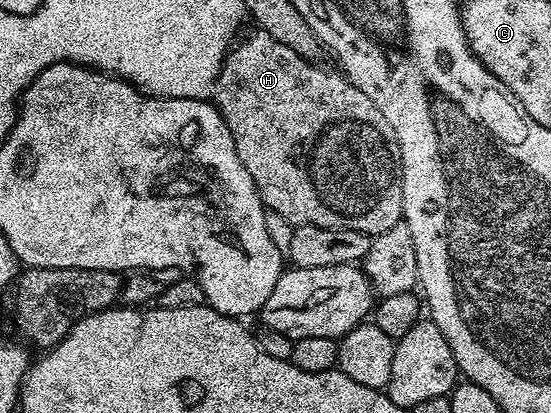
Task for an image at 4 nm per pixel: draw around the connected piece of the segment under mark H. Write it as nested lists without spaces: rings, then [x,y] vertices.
[[[263,32],[255,33],[247,42],[239,41],[226,55],[218,73],[218,79],[214,82],[212,101],[218,107],[224,124],[228,124],[228,132],[232,132],[232,144],[236,144],[236,156],[240,156],[240,164],[248,168],[248,176],[252,176],[258,195],[262,197],[262,205],[272,212],[280,212],[280,216],[284,216],[284,220],[291,222],[294,227],[319,226],[333,230],[355,230],[371,236],[380,235],[388,228],[392,228],[392,224],[400,221],[402,213],[402,183],[398,180],[394,180],[394,183],[382,182],[380,139],[374,138],[371,142],[366,138],[360,139],[359,142],[354,139],[354,98],[356,99],[354,85],[337,69],[325,70],[317,61],[310,61],[298,55],[292,48],[283,46],[272,36]]]

